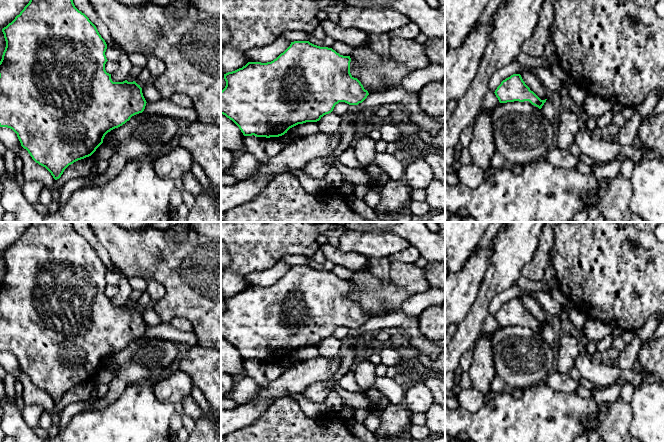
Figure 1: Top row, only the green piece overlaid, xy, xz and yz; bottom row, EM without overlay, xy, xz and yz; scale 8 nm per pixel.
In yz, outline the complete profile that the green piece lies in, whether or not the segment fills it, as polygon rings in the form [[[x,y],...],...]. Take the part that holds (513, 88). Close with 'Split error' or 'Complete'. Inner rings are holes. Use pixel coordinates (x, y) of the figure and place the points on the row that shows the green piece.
[[[513,74],[503,80],[494,93],[500,103],[529,101],[539,109],[542,108],[547,100],[541,100],[533,91],[531,91],[520,74]]]. Complete

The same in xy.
[[[30,0],[19,15],[2,29],[6,41],[6,47],[0,61],[0,127],[12,129],[21,143],[28,151],[32,159],[45,167],[55,180],[59,179],[64,170],[74,162],[91,156],[103,143],[105,135],[111,130],[125,124],[136,114],[142,113],[146,106],[146,100],[142,88],[135,81],[113,82],[111,74],[105,70],[108,61],[105,55],[107,44],[99,34],[96,26],[89,18],[79,11],[73,0]]]. Complete

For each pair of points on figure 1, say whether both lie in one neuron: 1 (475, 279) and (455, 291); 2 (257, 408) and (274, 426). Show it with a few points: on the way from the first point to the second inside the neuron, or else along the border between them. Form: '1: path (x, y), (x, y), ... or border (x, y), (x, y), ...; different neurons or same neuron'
1: path (470, 279), (460, 289); same neuron
2: border (277, 399), (259, 417), (243, 427); different neurons

